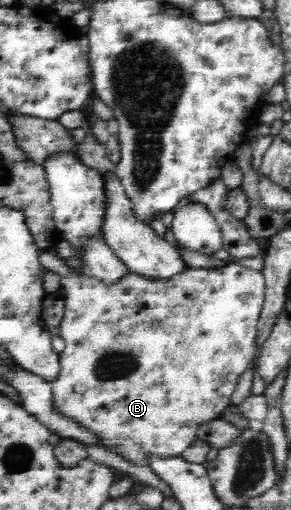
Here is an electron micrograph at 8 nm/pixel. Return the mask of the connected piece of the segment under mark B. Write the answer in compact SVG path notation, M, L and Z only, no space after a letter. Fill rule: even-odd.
M48 250L41 251L39 262L44 269L53 271L60 277L60 285L63 291L65 302L64 316L60 322L59 336L65 342L65 348L60 353L60 370L57 379L52 381L53 403L56 409L63 415L68 415L77 423L82 423L91 431L98 433L104 447L111 451L109 445L118 445L117 455L137 465L149 465L149 457L173 457L181 455L193 441L196 440L195 431L199 423L211 421L221 417L222 411L230 404L230 399L236 391L236 385L240 375L249 368L249 361L255 355L257 338L257 324L264 304L264 293L266 283L260 271L251 271L241 266L237 261L225 263L220 268L187 268L181 271L174 278L168 280L149 280L143 276L129 272L125 277L119 279L116 284L103 284L101 280L87 273L77 273L70 268L63 260L51 254Z

